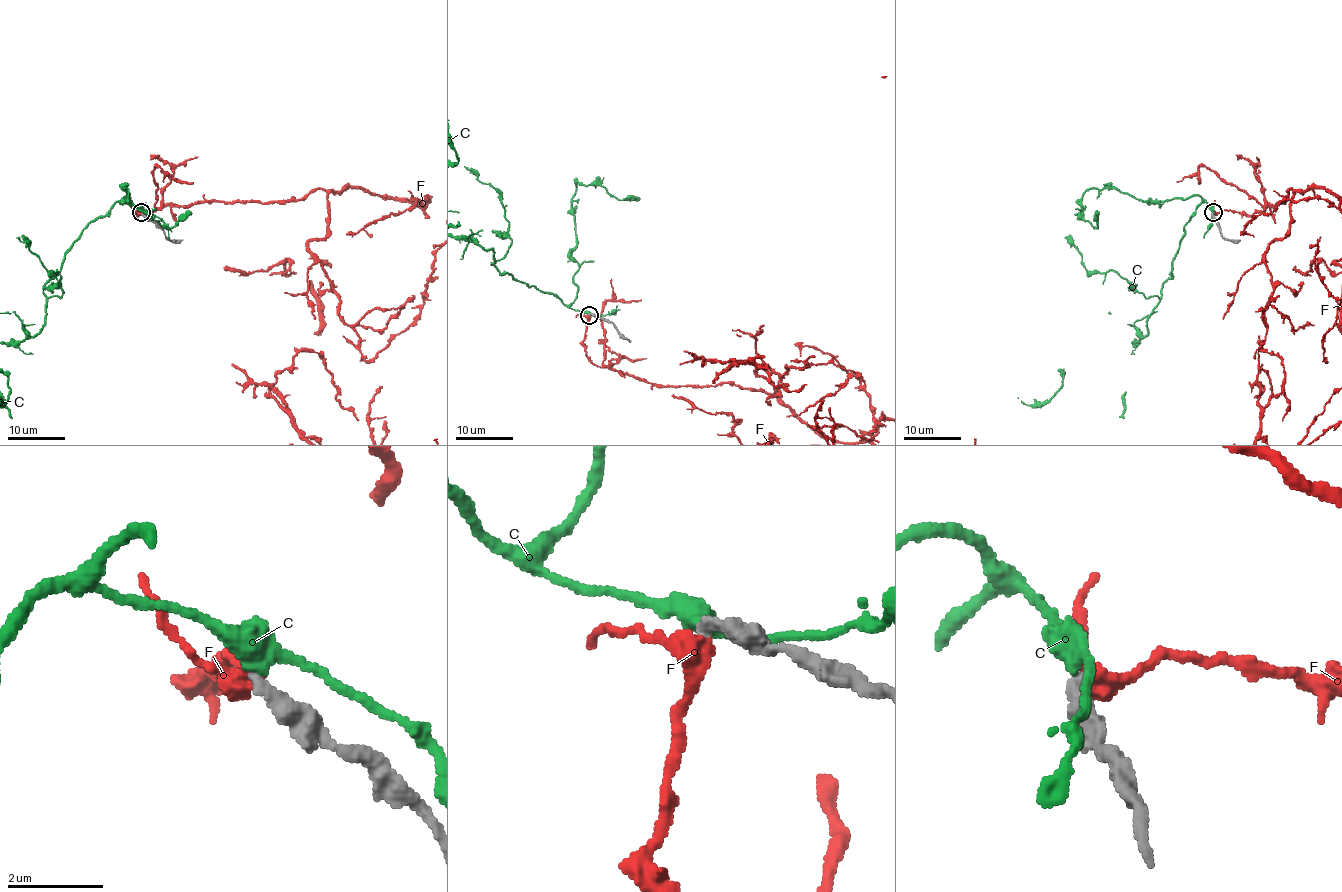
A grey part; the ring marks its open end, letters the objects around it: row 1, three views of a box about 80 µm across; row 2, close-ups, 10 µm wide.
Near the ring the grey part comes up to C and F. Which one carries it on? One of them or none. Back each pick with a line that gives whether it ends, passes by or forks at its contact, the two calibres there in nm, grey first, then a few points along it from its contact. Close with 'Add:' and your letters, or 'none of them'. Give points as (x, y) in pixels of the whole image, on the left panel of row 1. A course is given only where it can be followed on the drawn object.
F: it passes by; calibres 320 and 360 nm
Add: F

